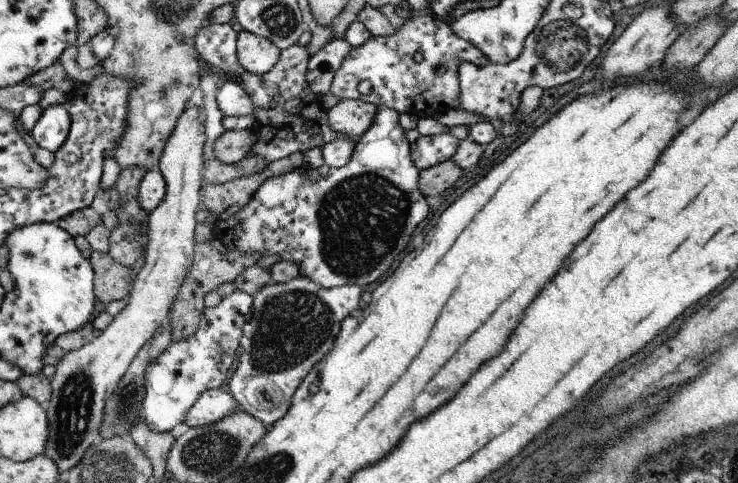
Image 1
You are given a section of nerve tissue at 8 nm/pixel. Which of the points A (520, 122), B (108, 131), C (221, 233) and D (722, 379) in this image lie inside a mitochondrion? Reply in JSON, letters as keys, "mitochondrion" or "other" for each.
{"A":"other","B":"mitochondrion","C":"other","D":"other"}

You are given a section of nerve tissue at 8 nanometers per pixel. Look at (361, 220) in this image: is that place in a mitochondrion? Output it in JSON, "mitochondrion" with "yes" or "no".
{"mitochondrion":"yes"}

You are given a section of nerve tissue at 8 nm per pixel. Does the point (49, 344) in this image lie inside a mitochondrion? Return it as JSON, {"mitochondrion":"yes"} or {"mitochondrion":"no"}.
{"mitochondrion":"no"}

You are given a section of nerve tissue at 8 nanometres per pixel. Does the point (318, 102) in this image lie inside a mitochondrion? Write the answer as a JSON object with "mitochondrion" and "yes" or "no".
{"mitochondrion":"no"}

